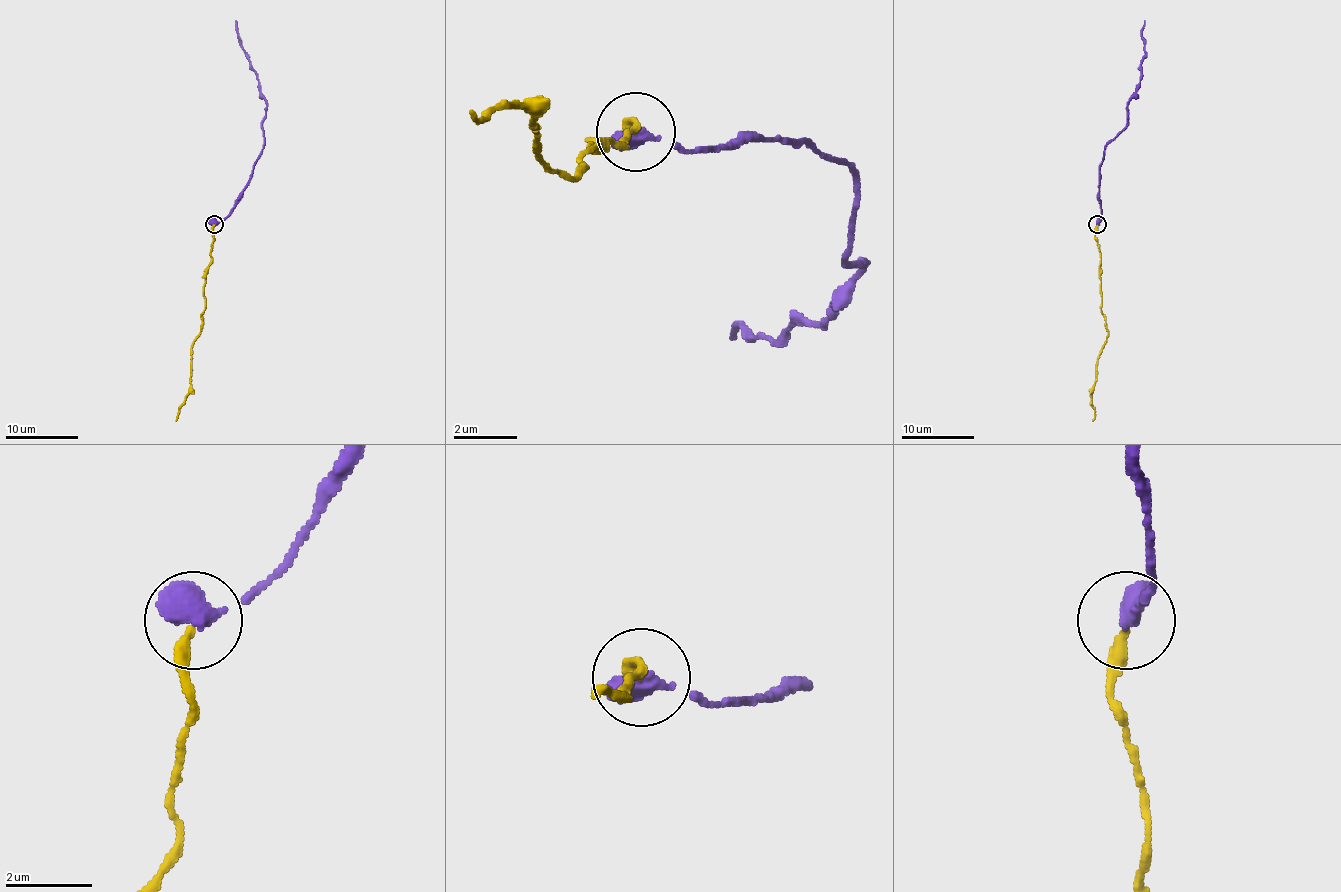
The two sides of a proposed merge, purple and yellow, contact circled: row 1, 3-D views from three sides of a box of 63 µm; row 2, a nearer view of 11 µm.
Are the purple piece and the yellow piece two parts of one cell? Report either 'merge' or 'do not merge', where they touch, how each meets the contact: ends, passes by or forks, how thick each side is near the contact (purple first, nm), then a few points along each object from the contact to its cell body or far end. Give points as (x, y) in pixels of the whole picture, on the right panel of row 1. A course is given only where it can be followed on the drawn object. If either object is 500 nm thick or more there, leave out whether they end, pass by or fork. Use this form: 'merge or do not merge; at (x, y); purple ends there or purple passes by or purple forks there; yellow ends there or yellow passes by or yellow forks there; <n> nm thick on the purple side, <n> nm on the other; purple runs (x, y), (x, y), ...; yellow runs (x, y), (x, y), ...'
merge; at (1097, 224); 600 nm thick on the purple side, 280 nm on the other; purple runs (1097, 223), (1102, 211), (1100, 163), (1108, 143), (1126, 125), (1127, 102), (1140, 82), (1146, 53), (1144, 20); yellow runs (1097, 225), (1100, 310), (1108, 334), (1097, 359), (1097, 381), (1091, 396), (1095, 410), (1093, 421)

